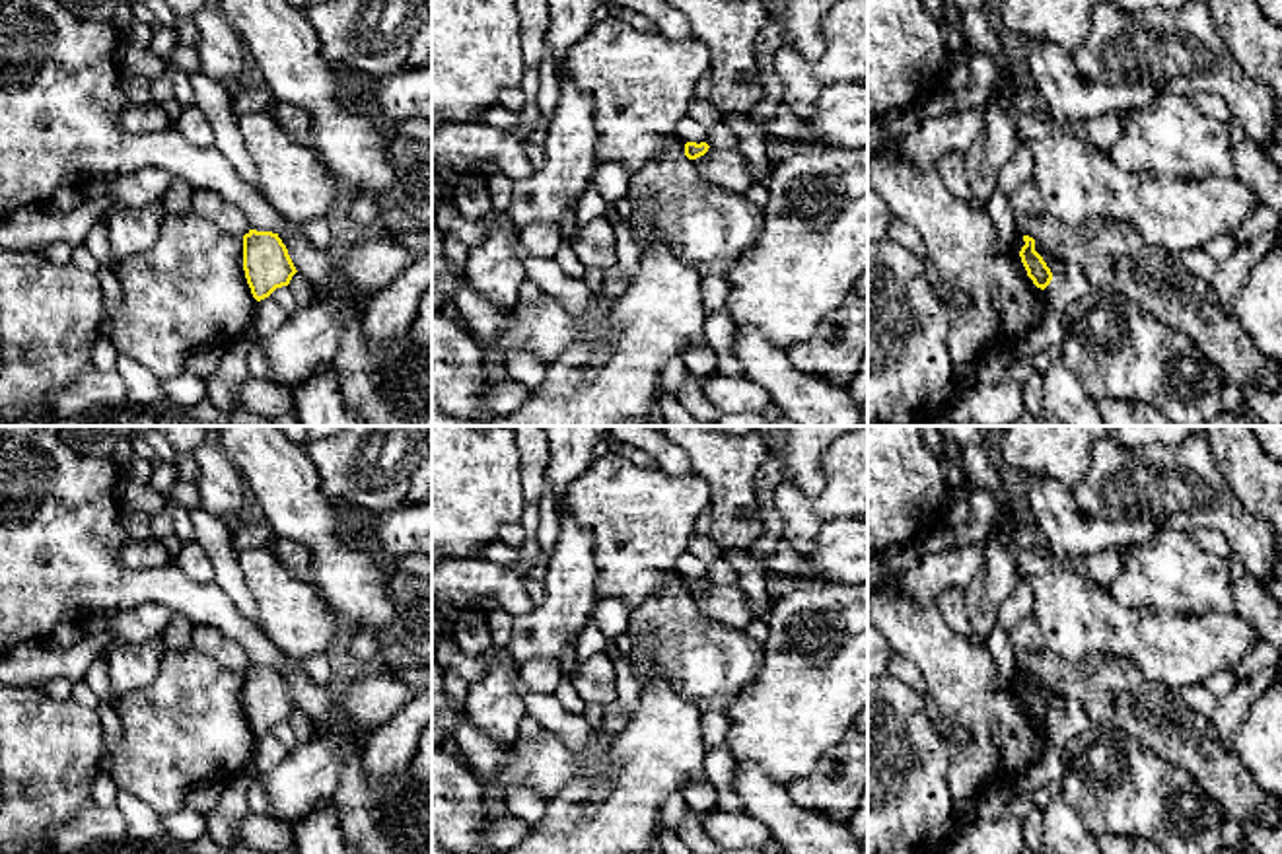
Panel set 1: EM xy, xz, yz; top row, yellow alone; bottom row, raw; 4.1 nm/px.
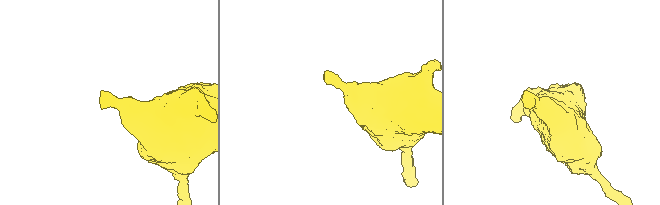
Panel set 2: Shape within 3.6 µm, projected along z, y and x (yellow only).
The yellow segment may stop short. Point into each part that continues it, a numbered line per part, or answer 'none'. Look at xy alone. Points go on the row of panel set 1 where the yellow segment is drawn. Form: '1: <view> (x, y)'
none

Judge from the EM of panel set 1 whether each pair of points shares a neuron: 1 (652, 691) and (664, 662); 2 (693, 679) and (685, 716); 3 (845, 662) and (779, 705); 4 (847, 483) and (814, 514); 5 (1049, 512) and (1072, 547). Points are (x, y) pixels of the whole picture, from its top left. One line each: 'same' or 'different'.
1: different
2: different
3: same
4: same
5: same

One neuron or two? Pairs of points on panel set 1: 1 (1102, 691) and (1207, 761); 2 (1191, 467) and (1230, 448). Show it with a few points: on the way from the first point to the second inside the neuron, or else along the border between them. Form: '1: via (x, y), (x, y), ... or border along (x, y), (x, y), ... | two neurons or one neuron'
1: via (1127, 701), (1148, 711), (1181, 736) | one neuron
2: border along (1209, 446), (1220, 473), (1236, 495) | two neurons

